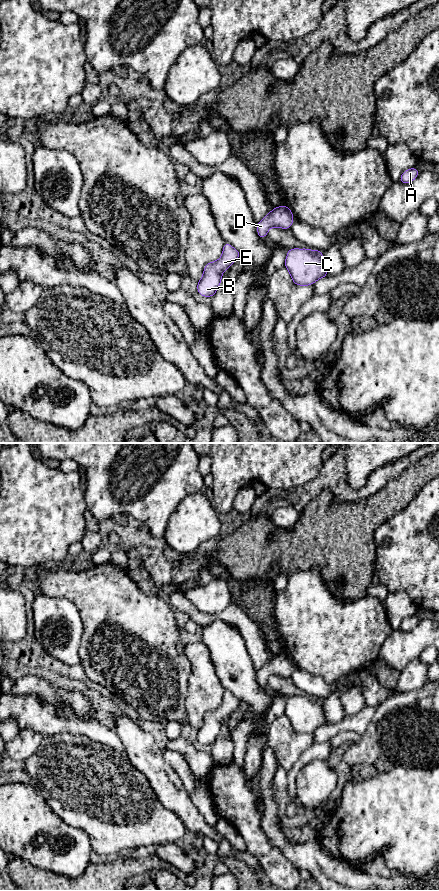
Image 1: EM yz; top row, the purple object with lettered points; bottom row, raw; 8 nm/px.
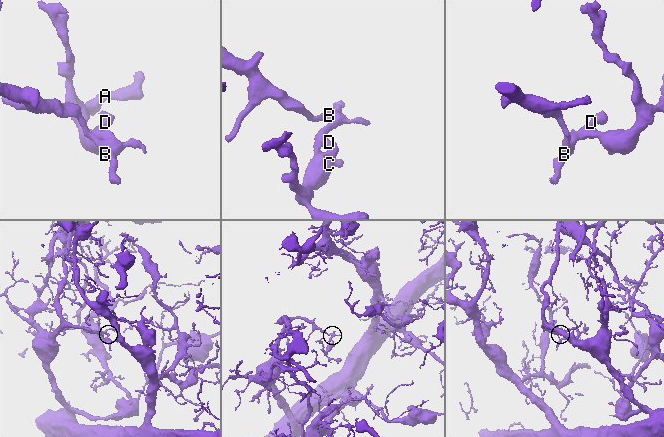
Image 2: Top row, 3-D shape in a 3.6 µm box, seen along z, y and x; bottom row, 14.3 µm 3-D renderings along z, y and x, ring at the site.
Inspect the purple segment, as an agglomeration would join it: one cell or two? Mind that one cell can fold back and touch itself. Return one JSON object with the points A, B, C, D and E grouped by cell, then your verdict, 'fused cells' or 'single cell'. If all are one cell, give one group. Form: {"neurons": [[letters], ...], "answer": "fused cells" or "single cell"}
{"neurons": [["A", "B", "C", "D", "E"]], "answer": "single cell"}

